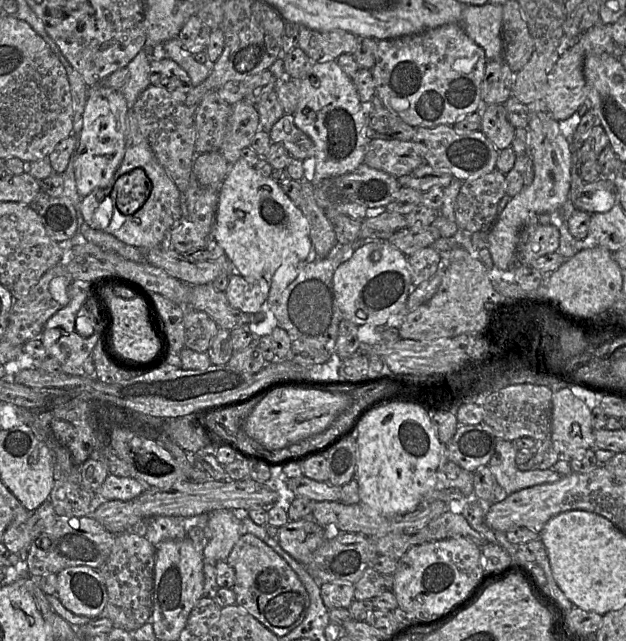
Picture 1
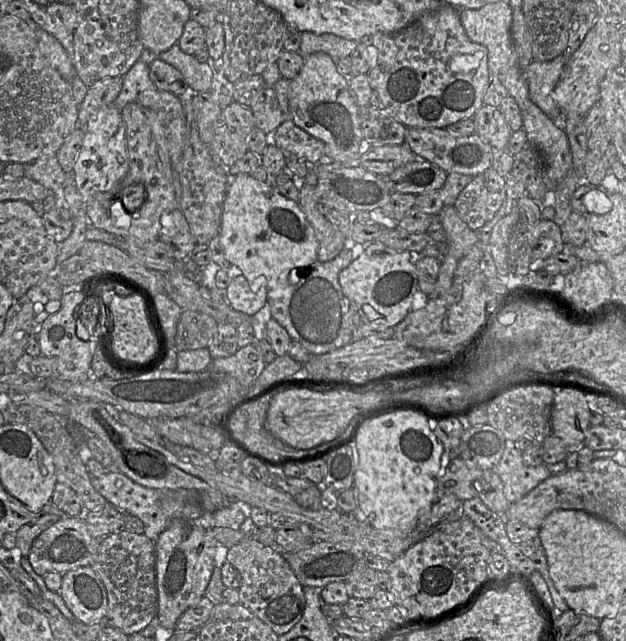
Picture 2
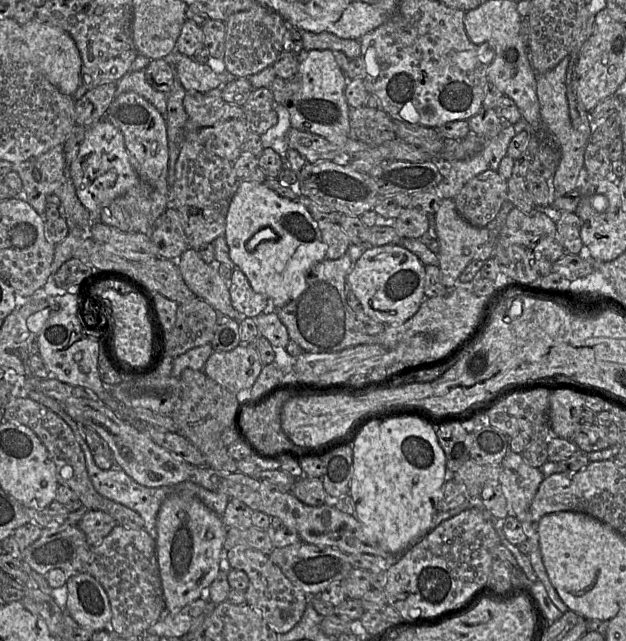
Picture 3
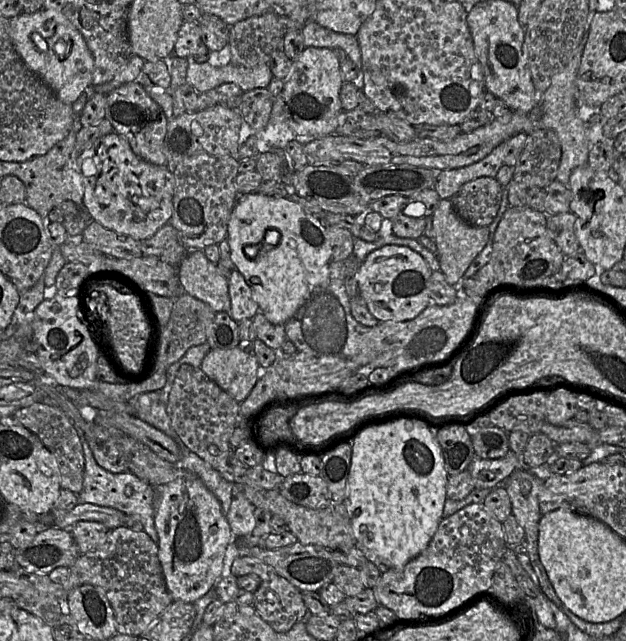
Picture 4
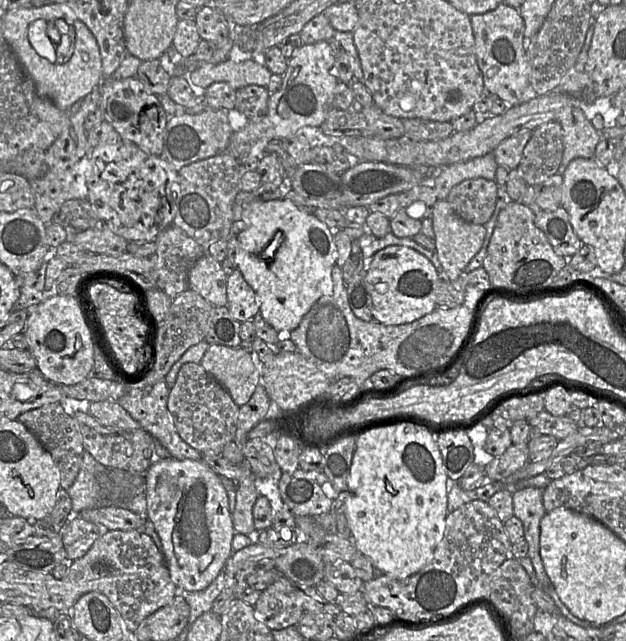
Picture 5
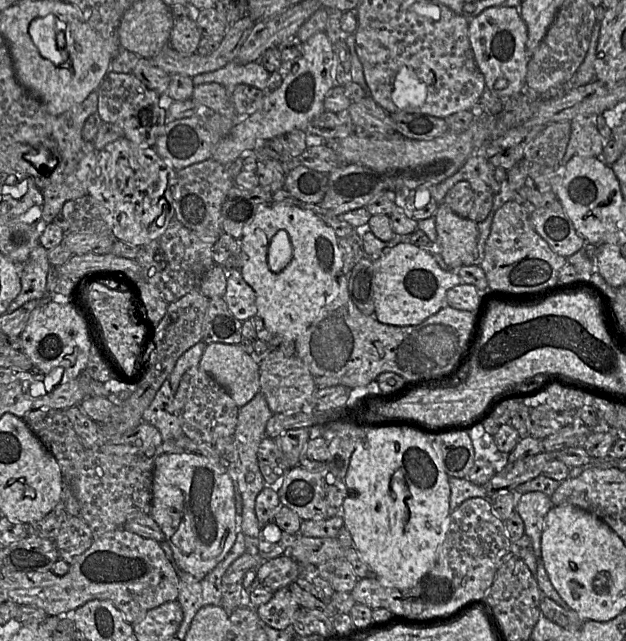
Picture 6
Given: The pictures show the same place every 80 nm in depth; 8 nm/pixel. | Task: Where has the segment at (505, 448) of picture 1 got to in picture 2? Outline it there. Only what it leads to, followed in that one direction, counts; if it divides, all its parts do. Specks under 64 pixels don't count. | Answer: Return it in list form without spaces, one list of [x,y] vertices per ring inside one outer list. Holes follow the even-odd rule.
[[[506,440],[502,457],[492,470],[501,479],[505,498],[510,504],[523,498],[552,475],[544,464],[526,466],[522,452],[516,449],[514,441],[509,440]]]

